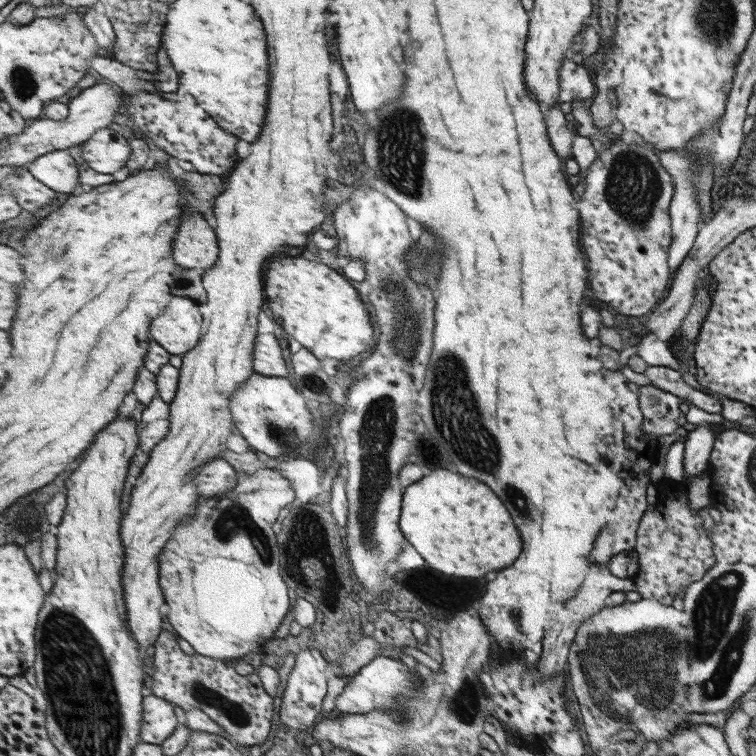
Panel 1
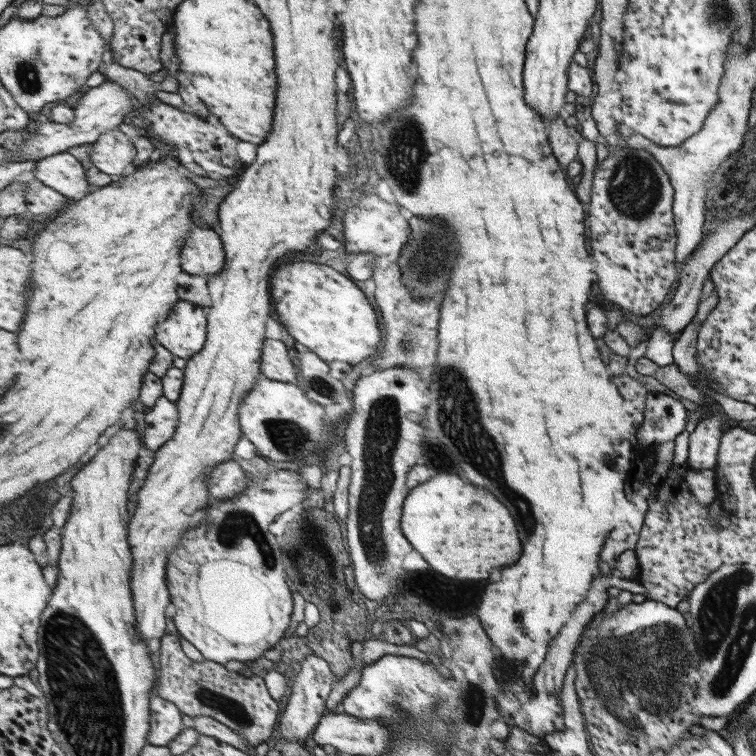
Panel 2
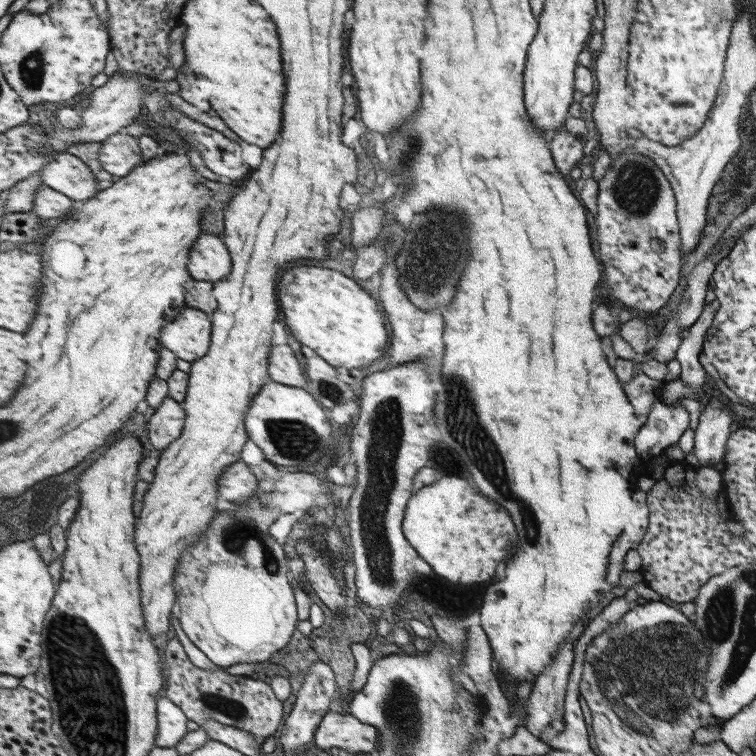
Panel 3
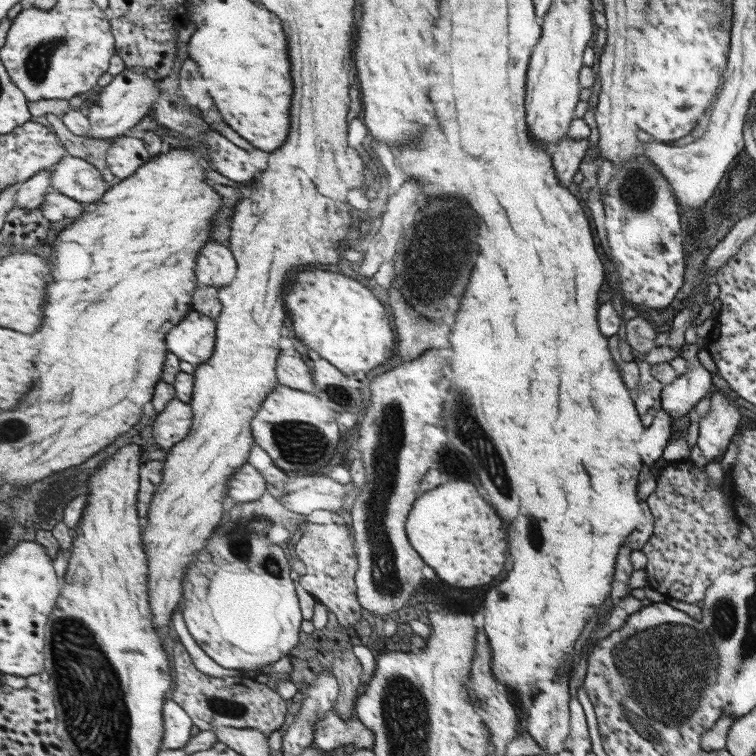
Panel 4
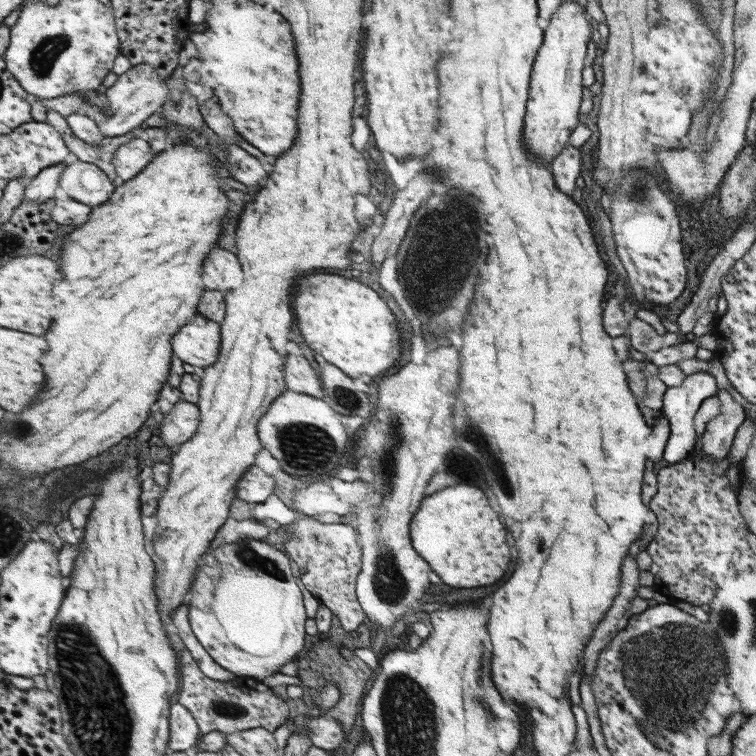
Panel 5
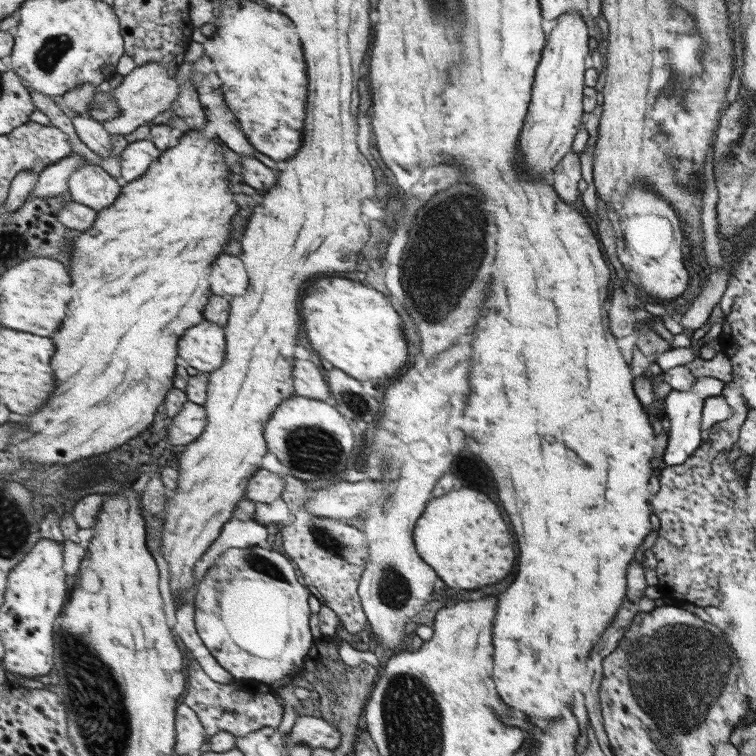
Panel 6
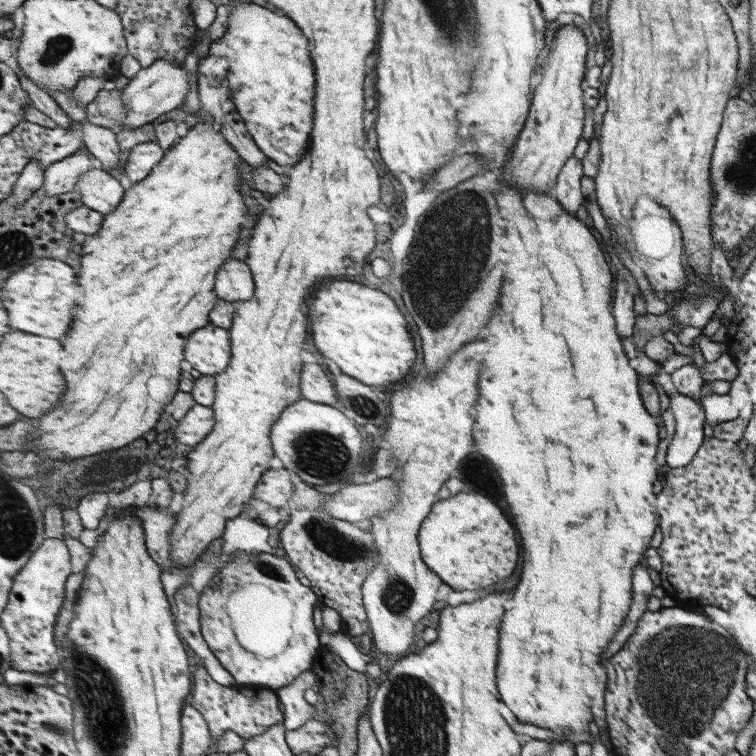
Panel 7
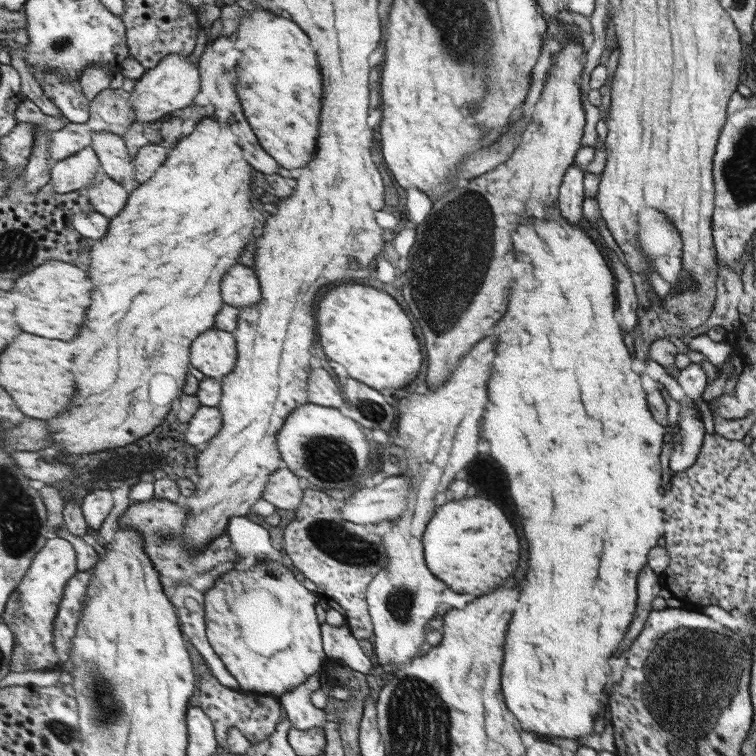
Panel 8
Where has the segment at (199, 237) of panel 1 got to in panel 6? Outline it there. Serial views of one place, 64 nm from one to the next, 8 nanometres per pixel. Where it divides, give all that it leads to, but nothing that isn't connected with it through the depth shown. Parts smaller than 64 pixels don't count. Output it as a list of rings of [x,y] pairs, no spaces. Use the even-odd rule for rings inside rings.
[[[224,254],[212,274],[212,288],[215,294],[235,297],[250,290],[251,274],[242,258]]]

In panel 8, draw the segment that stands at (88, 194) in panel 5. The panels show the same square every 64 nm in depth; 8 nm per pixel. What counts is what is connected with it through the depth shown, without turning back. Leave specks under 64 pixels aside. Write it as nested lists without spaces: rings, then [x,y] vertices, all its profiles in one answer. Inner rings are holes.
[[[107,175],[104,179],[97,176],[88,188],[91,190],[91,201],[96,211],[108,218],[116,218],[127,209],[131,192],[111,176]]]

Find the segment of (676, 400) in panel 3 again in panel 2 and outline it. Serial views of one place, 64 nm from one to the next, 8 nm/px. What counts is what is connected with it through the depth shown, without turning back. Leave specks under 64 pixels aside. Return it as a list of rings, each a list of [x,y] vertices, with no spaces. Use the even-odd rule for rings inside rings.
[[[714,293],[706,300],[700,301],[699,310],[694,320],[686,329],[677,335],[677,341],[673,346],[674,363],[685,375],[696,376],[699,374],[700,364],[697,361],[697,342],[701,326],[705,323],[708,315],[716,308],[718,297]]]

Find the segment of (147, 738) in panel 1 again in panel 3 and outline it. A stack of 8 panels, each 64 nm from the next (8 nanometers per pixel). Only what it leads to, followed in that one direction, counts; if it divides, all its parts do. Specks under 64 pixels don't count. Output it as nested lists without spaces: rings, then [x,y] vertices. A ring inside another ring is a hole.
[[[171,698],[160,699],[160,732],[158,745],[174,748],[182,744],[190,732],[190,717]]]

